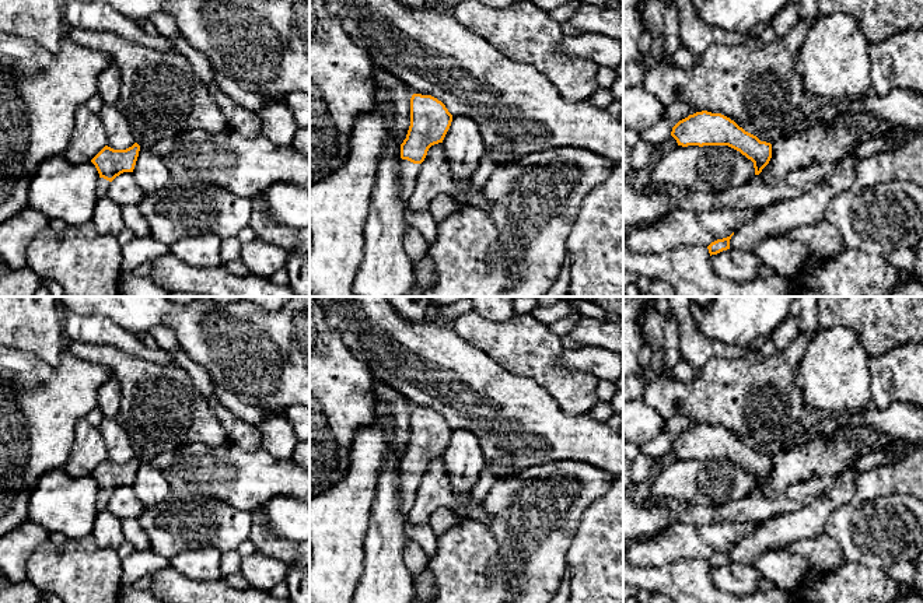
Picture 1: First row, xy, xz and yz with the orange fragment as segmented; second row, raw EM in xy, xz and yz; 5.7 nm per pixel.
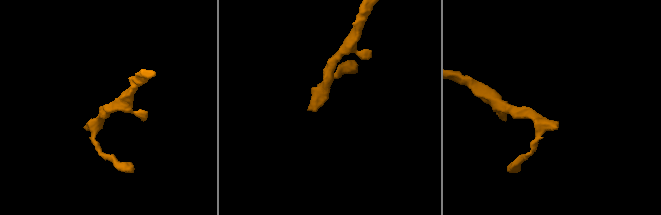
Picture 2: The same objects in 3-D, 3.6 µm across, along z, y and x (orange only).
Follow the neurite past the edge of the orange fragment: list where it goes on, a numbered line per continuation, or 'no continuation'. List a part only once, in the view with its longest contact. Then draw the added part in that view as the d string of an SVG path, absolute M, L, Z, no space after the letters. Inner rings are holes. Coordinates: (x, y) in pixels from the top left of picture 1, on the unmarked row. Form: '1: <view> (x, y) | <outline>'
1: xz (408, 484) | M401 473L399 492L401 492L401 512L406 516L413 505L420 477L413 477L408 473Z

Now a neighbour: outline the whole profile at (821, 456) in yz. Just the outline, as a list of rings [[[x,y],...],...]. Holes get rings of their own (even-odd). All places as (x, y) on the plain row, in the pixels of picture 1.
[[[845,427],[829,439],[819,437],[805,446],[776,451],[770,456],[772,471],[759,488],[777,497],[791,484],[825,474],[836,476],[854,459],[888,448],[895,441],[870,427]]]

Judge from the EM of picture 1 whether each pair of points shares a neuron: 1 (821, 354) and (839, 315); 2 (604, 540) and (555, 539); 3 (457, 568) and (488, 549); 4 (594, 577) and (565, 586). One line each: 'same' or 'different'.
1: different
2: different
3: same
4: different

